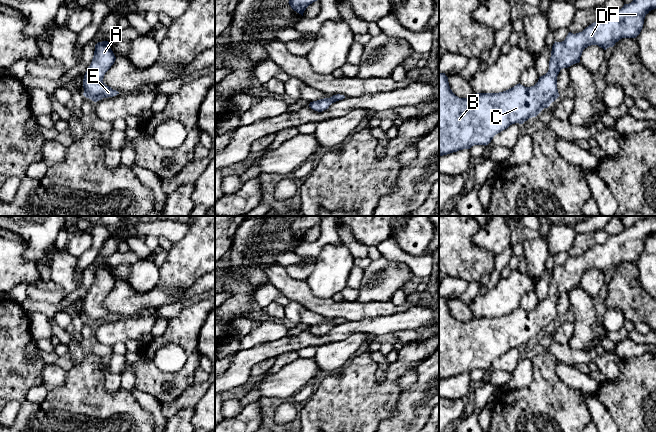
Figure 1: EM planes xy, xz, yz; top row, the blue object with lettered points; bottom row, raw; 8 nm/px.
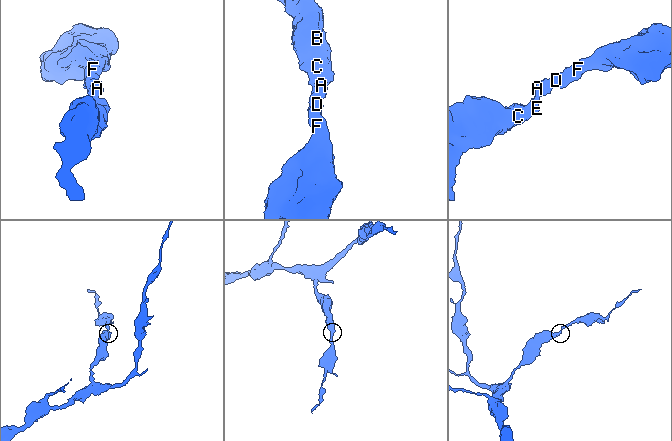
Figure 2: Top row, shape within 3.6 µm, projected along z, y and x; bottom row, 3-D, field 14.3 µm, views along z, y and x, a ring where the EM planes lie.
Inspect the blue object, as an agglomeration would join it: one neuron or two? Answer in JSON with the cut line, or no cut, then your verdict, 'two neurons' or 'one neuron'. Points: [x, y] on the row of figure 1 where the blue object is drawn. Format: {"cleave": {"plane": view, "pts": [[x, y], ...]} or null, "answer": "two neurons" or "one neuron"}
{"cleave": null, "answer": "one neuron"}

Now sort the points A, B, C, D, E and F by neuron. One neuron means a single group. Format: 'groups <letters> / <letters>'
groups A B C D E F

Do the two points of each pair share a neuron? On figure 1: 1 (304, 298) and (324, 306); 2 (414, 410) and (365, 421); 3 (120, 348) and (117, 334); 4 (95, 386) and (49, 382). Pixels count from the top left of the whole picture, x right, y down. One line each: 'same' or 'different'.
1: same
2: different
3: different
4: different

